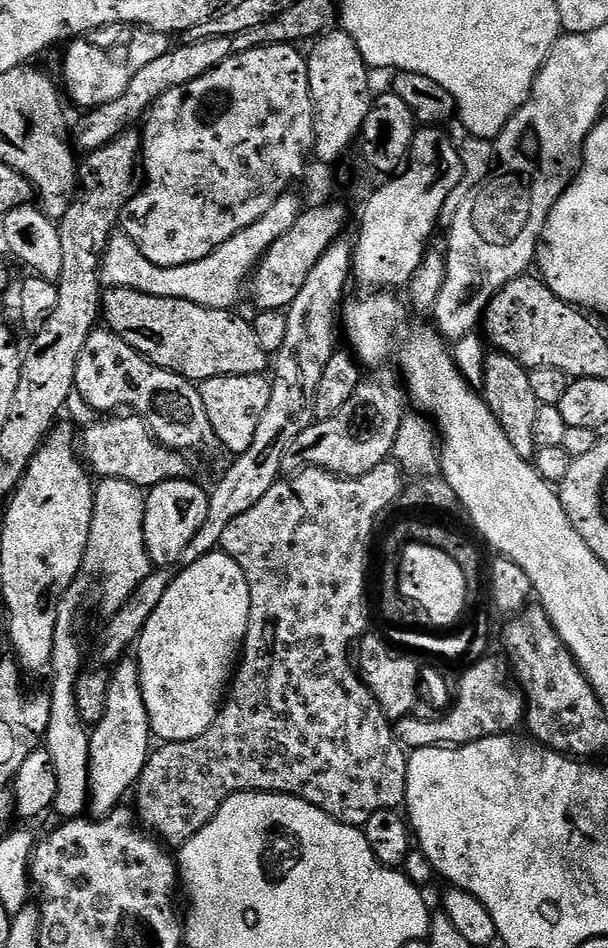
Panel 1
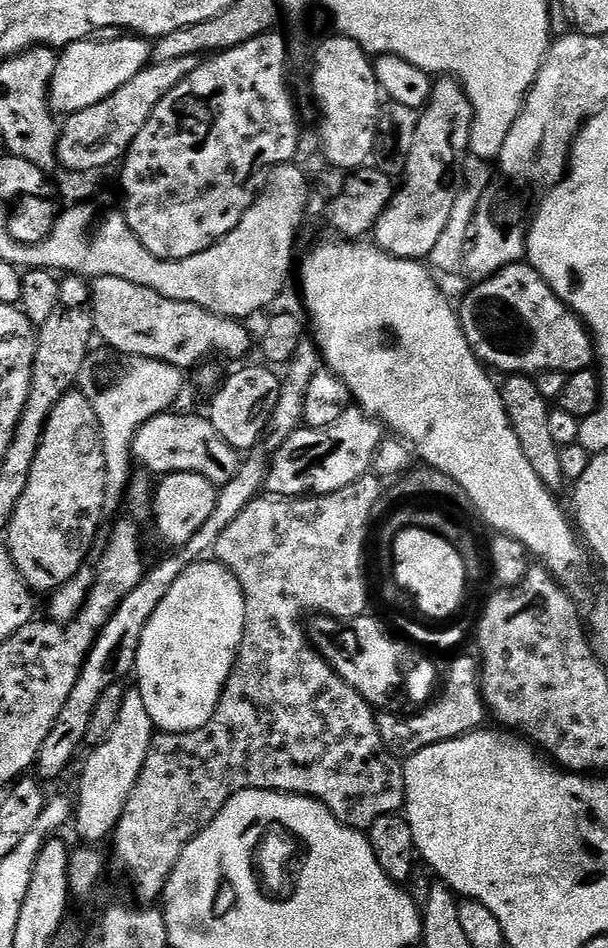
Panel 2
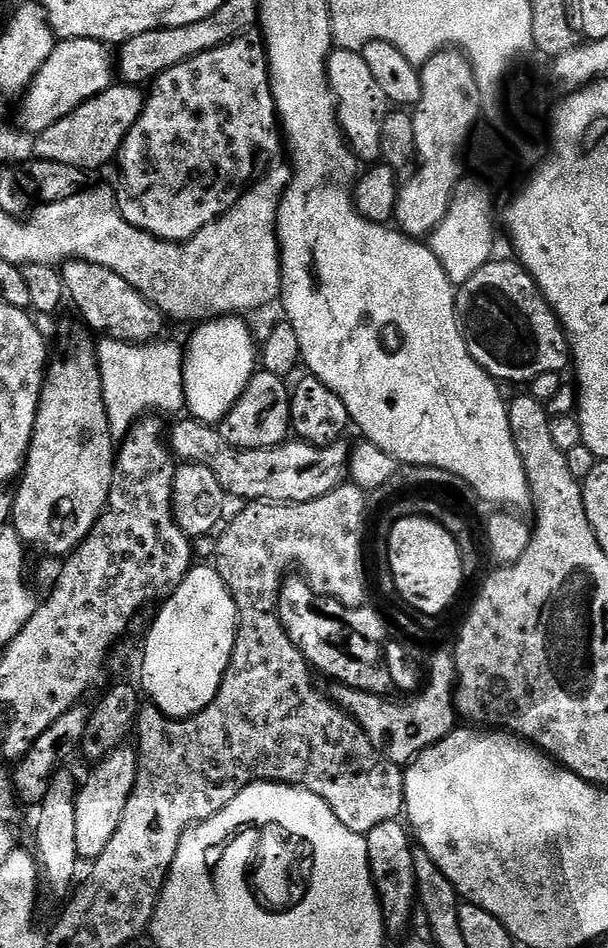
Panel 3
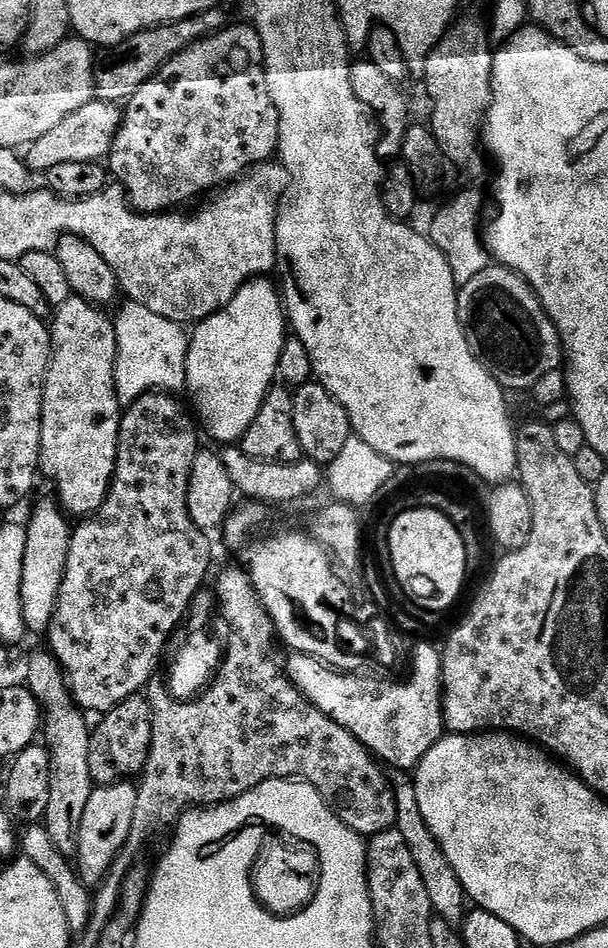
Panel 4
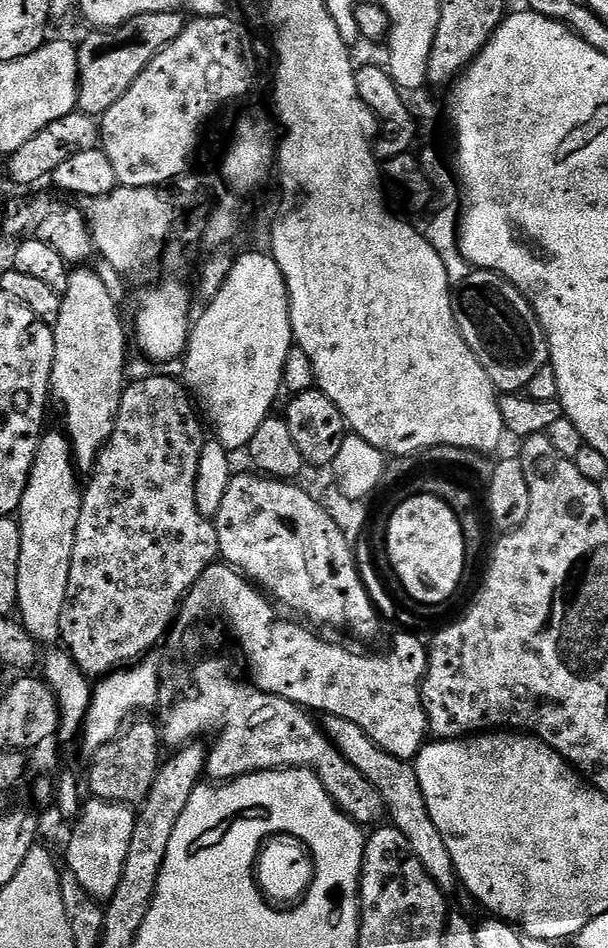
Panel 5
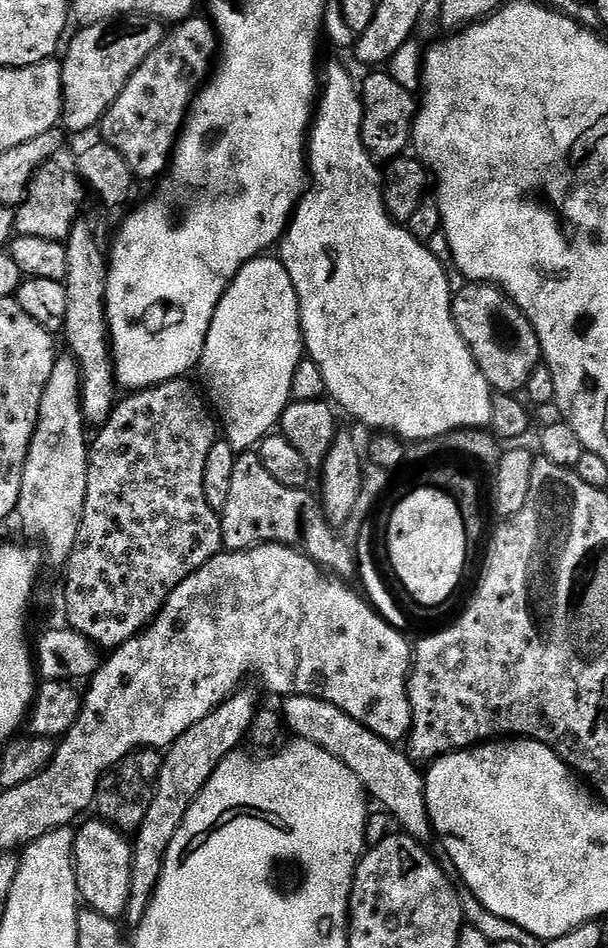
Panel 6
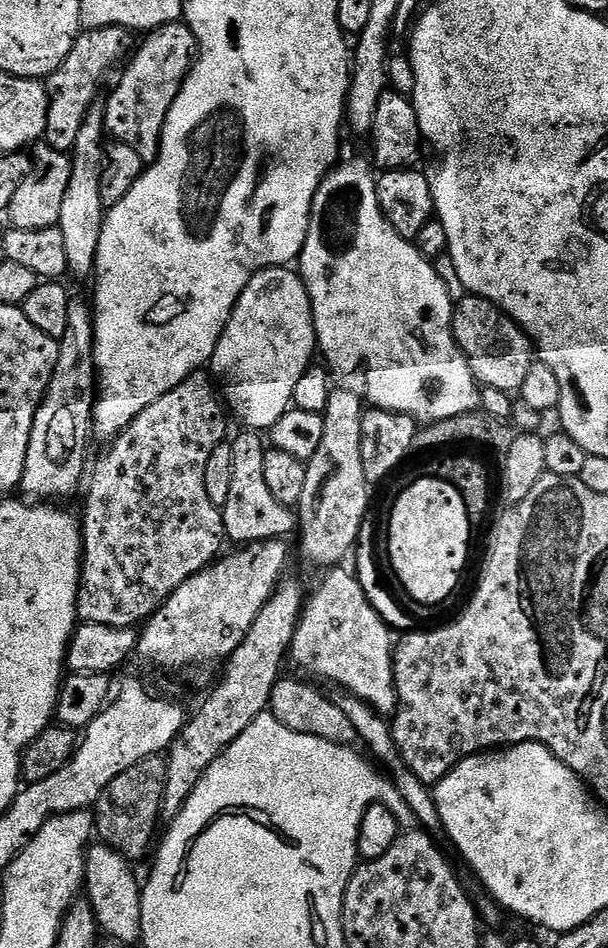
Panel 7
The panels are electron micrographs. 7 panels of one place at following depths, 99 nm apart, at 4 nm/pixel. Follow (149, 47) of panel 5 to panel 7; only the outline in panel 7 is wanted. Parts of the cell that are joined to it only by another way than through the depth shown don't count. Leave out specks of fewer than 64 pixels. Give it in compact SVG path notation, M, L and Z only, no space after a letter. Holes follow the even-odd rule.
M89 28L81 31L70 54L66 54L66 62L62 62L62 66L58 66L58 70L46 78L47 112L43 143L59 152L71 153L90 106L101 95L100 83L103 82L104 75L116 63L119 65L133 48L134 36L127 28Z

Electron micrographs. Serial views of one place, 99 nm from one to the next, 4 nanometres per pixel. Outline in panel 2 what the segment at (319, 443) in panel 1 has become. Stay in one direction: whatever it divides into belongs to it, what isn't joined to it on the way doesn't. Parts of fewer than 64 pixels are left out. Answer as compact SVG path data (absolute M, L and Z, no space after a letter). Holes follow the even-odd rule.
M358 406L348 408L338 422L325 428L301 426L271 457L267 491L276 498L303 498L342 490L373 471L376 451L385 438L384 425Z

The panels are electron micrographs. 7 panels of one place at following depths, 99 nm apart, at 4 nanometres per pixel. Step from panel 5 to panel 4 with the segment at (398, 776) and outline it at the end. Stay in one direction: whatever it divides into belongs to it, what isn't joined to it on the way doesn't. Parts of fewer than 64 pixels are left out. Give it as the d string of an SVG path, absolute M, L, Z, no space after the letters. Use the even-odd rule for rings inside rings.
M407 775L395 777L396 789L396 827L395 831L406 838L406 846L410 846L410 854L414 854L414 862L418 862L418 874L422 874L422 882L426 882L426 894L430 894L432 910L436 916L446 918L446 922L459 925L470 908L468 895L464 892L458 874L454 874L454 866L450 866L450 858L442 850L438 838L426 826L426 818L422 818L422 810L418 807L416 785Z

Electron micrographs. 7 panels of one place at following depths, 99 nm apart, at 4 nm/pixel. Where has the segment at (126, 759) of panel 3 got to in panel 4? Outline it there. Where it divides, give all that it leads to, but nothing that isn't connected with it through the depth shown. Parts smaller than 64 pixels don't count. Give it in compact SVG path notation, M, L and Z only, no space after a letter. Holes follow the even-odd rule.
M132 782L106 784L93 787L90 802L82 810L82 822L76 835L75 867L78 875L89 886L99 885L112 869L116 856L124 849L128 841L130 826L134 822L134 802L137 785Z

